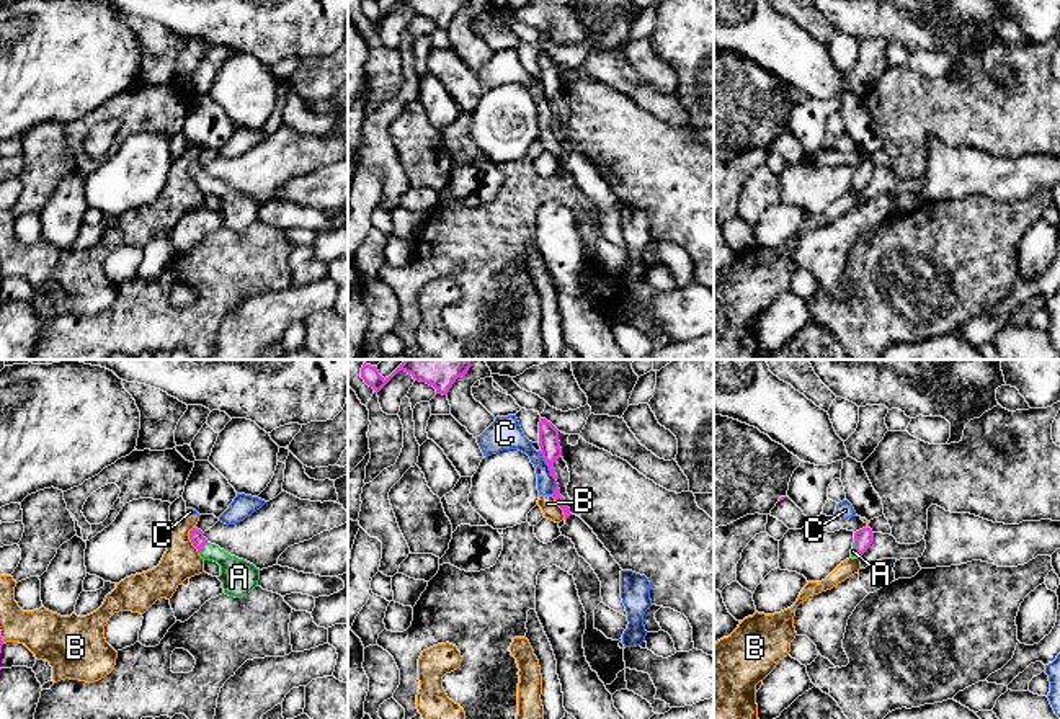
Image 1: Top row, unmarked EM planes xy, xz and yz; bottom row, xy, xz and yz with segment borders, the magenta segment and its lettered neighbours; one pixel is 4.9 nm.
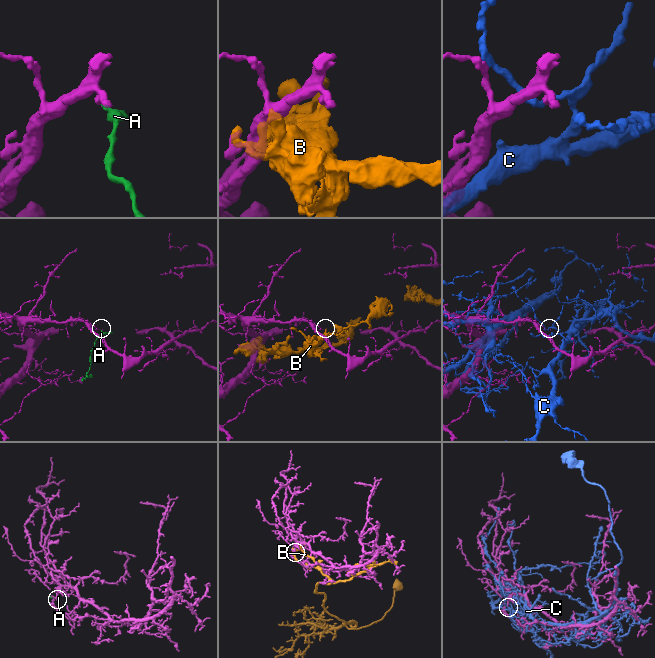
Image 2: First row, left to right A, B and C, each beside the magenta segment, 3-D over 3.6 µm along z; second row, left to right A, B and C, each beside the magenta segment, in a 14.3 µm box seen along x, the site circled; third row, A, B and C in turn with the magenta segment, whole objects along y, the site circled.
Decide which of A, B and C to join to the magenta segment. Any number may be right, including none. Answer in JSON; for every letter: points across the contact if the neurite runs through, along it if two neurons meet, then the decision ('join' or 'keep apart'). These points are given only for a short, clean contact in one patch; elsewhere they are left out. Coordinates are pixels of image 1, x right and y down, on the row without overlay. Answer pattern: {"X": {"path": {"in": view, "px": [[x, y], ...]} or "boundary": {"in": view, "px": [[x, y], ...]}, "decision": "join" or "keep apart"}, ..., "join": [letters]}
{"A": {"path": {"in": "xy", "px": [[196, 170], [203, 182], [214, 187], [239, 211]]}, "decision": "join"}, "B": {"decision": "keep apart"}, "C": {"decision": "keep apart"}, "join": ["A"]}

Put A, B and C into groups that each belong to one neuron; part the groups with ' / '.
A / B / C

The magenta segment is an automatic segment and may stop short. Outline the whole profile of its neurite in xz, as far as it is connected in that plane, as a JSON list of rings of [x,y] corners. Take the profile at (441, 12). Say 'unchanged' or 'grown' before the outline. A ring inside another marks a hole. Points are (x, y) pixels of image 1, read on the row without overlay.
unchanged; [[[363,0],[361,11],[364,16],[379,26],[397,5],[405,5],[413,10],[415,15],[426,16],[436,23],[436,28],[448,29],[454,15],[467,8],[470,0],[399,0],[389,11],[382,11],[376,0]]]

